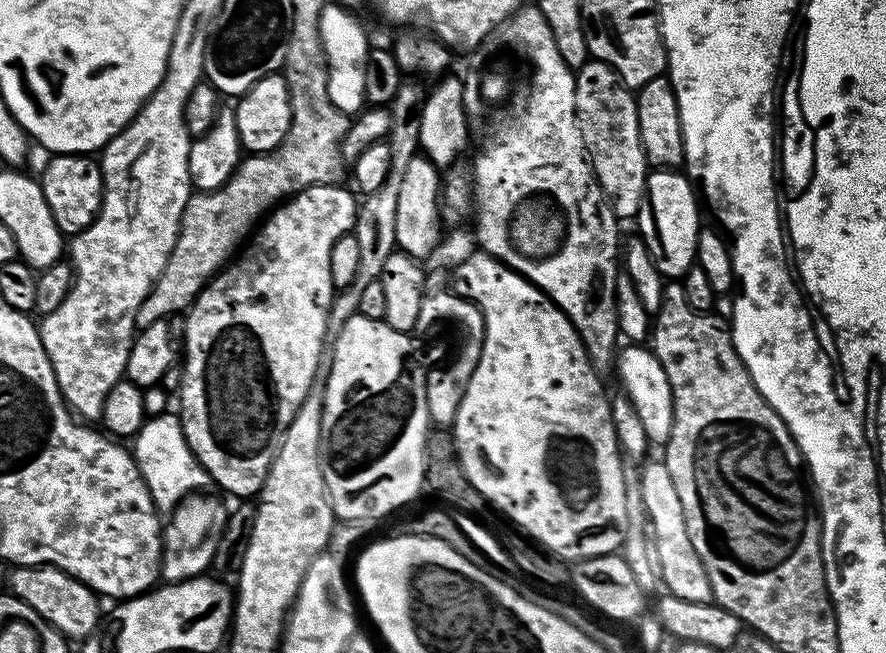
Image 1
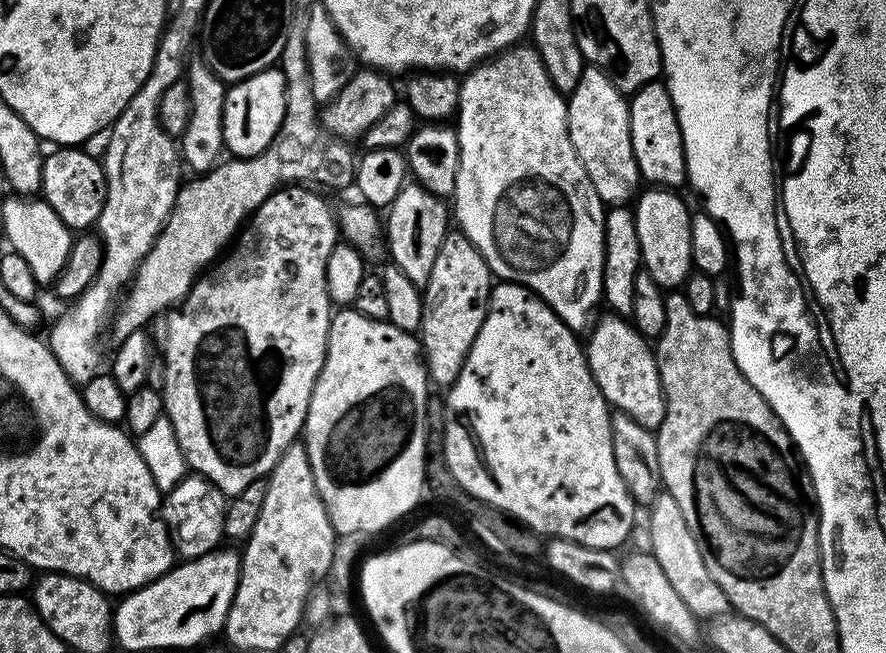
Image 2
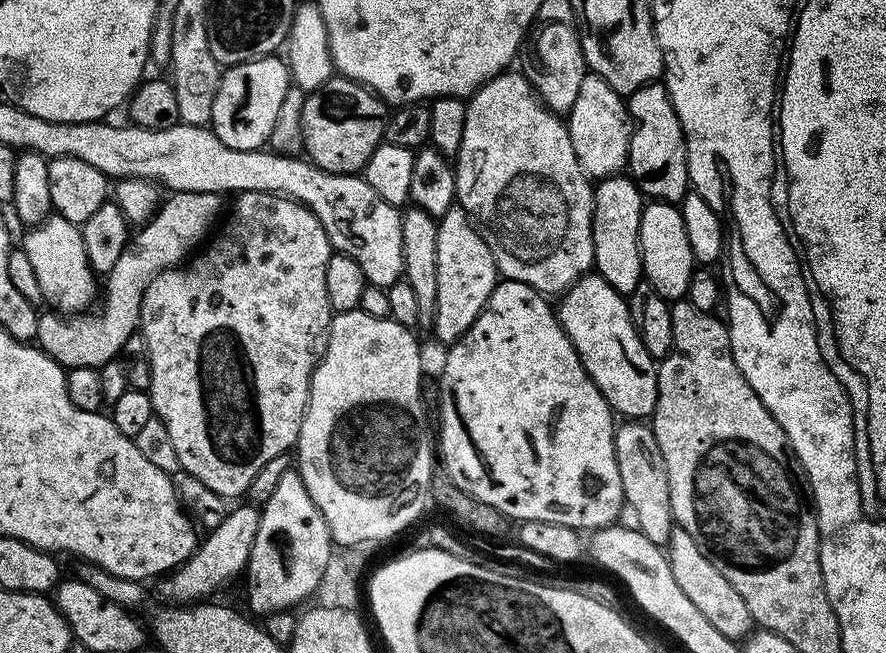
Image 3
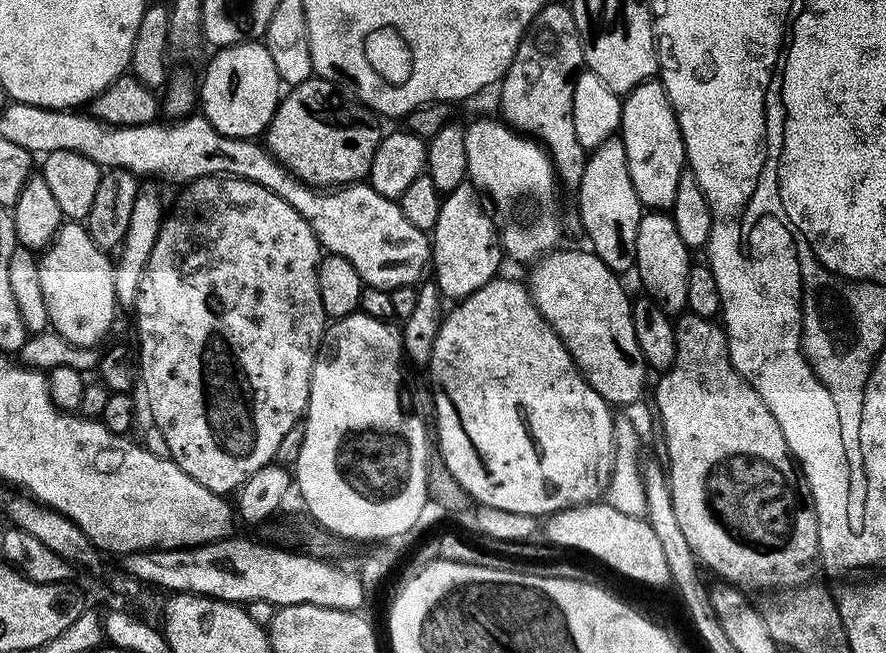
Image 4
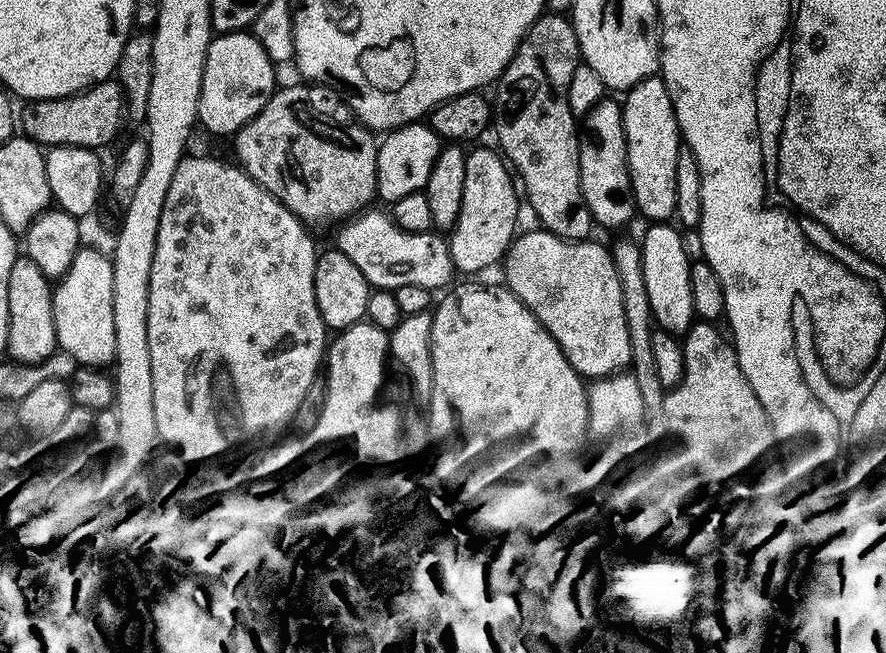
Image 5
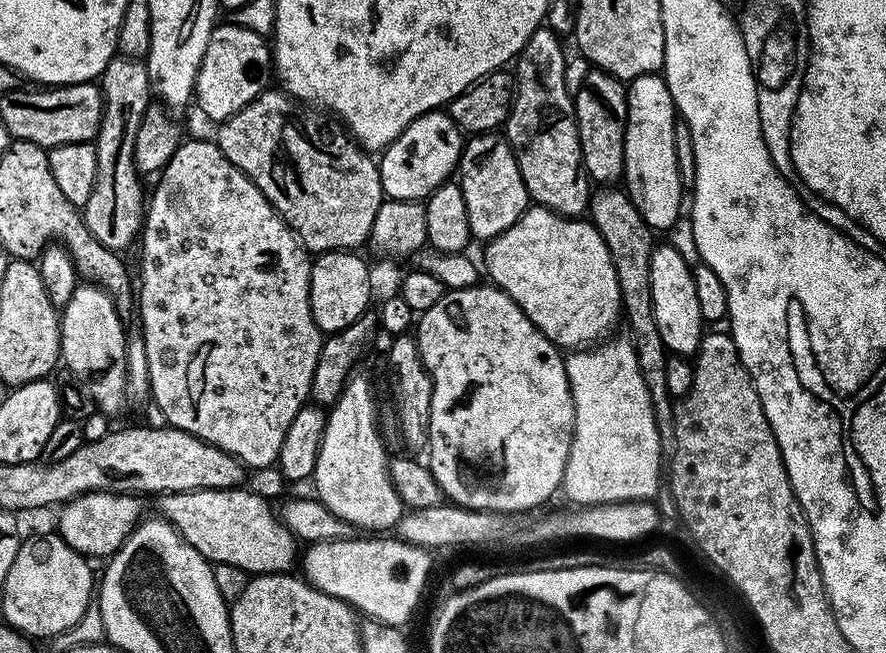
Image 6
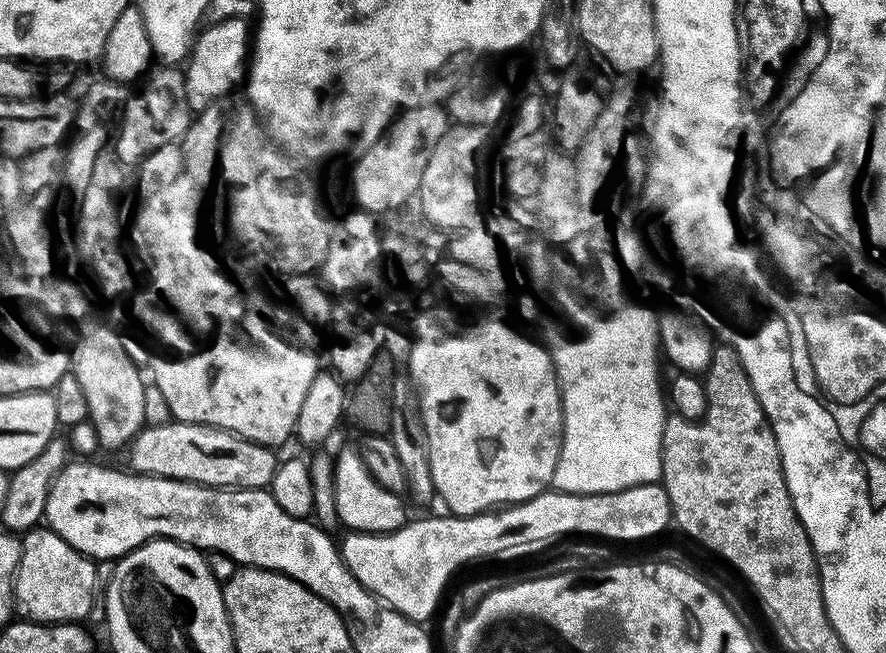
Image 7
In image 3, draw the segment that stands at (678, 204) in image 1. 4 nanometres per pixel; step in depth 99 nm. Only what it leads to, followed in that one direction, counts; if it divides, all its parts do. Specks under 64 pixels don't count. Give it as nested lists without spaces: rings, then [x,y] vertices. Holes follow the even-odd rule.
[[[663,202],[645,203],[644,211],[640,214],[640,257],[644,267],[643,279],[661,298],[667,302],[675,302],[687,297],[690,278],[694,271],[694,261],[690,250],[690,242],[686,238],[686,226],[682,222],[682,214],[677,205]]]

